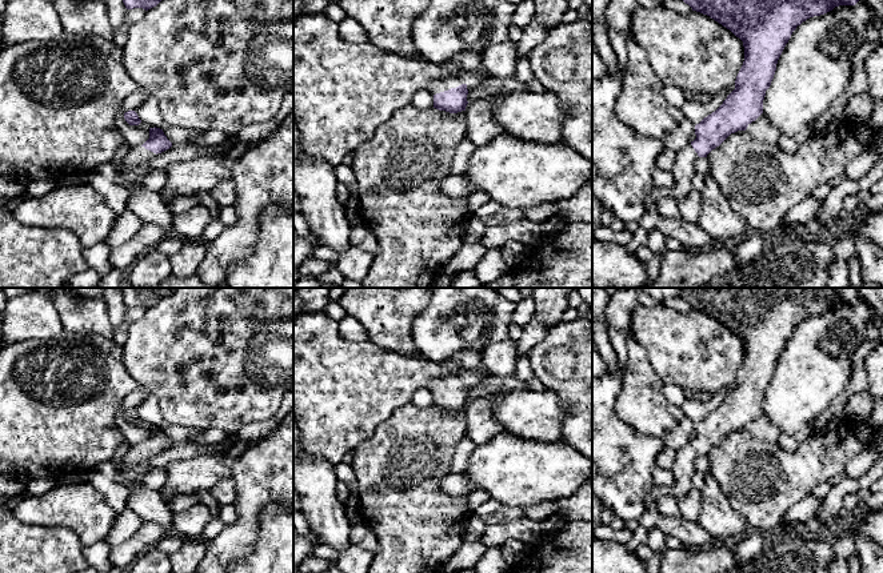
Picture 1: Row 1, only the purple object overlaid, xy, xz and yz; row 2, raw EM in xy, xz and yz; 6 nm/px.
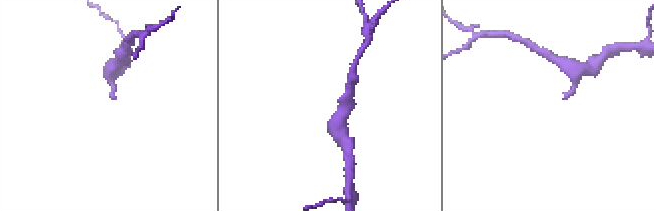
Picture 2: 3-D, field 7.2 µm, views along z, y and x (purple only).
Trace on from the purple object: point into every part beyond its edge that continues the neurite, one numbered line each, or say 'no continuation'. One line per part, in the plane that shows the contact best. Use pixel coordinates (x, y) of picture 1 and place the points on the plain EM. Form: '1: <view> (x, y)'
1: xz (435, 385)

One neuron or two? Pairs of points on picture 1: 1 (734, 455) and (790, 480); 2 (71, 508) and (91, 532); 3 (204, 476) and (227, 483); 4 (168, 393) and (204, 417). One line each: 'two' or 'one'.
1: one
2: one
3: two
4: one

